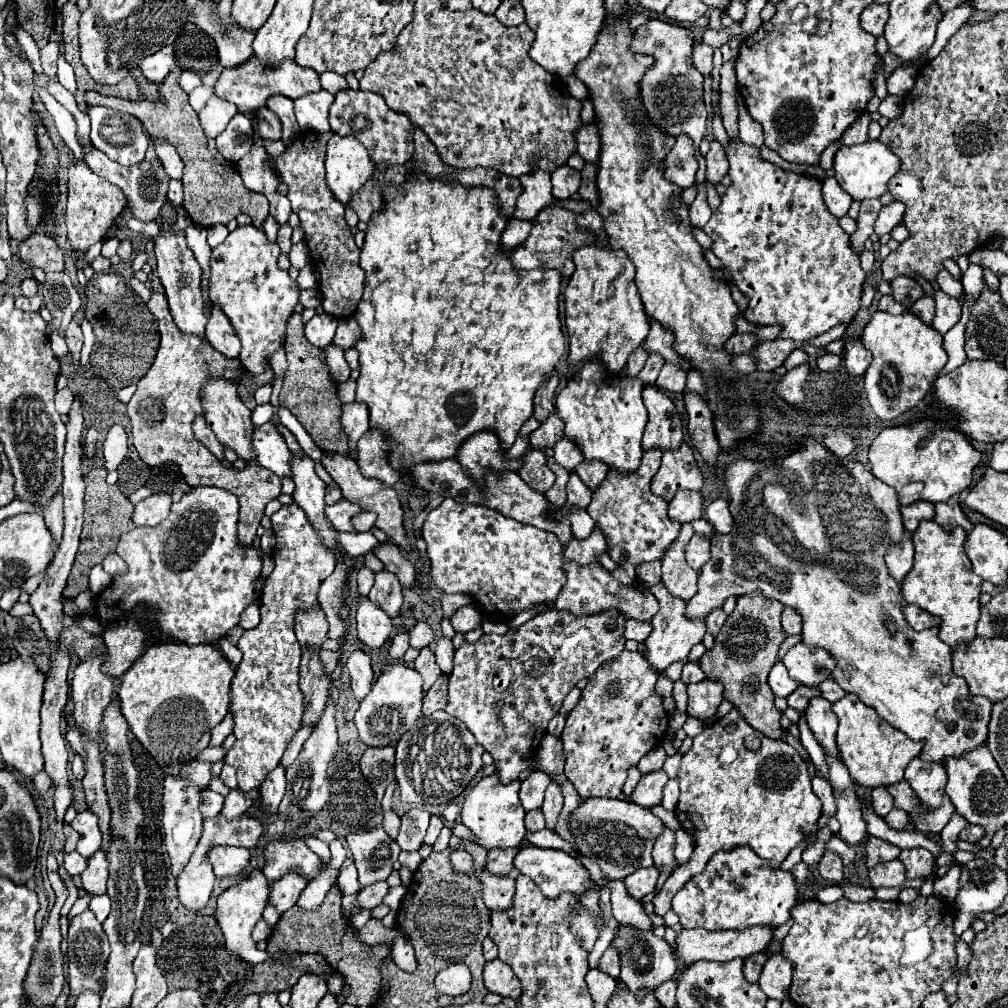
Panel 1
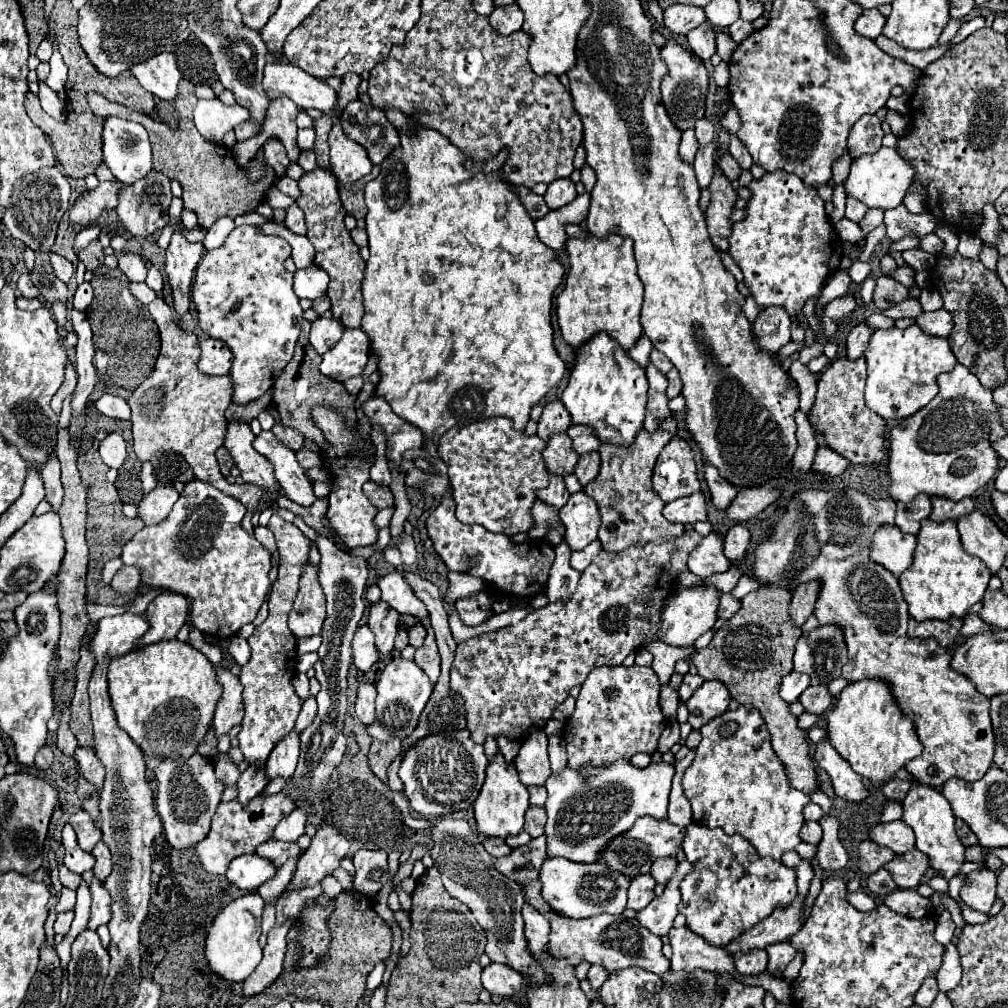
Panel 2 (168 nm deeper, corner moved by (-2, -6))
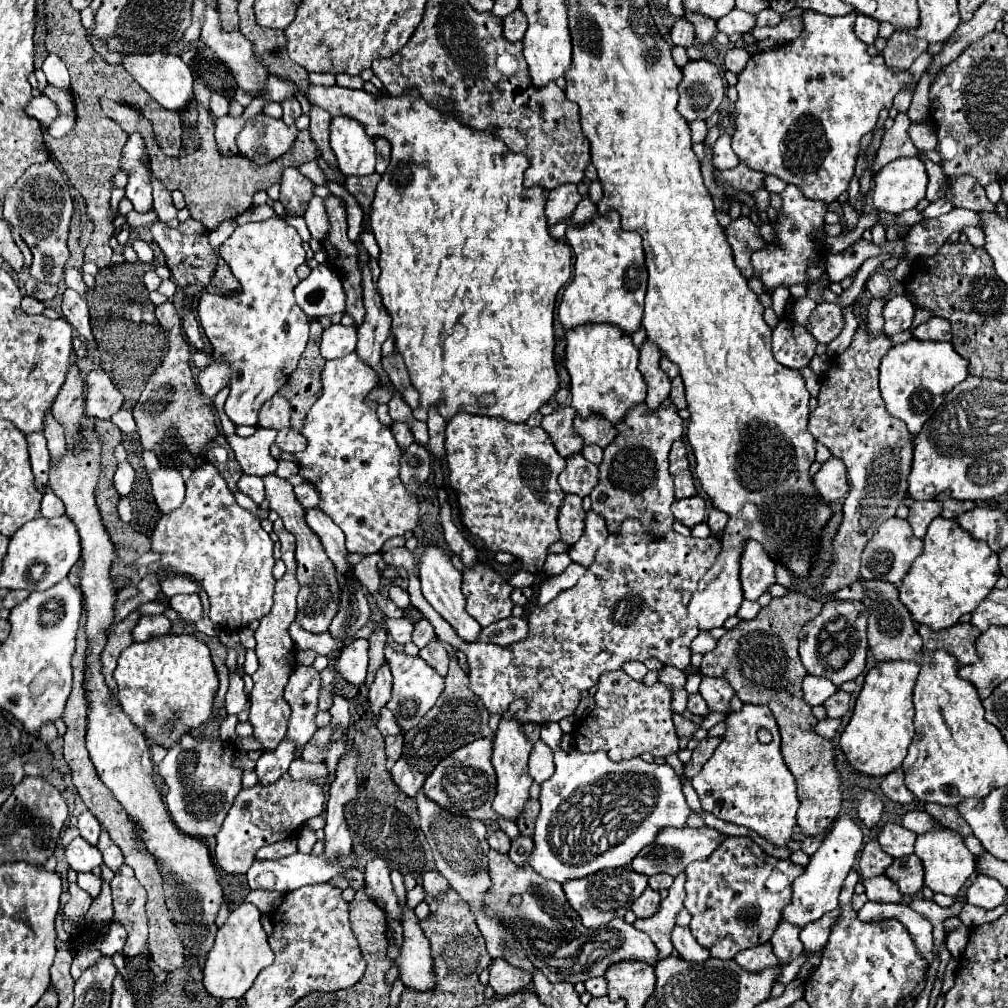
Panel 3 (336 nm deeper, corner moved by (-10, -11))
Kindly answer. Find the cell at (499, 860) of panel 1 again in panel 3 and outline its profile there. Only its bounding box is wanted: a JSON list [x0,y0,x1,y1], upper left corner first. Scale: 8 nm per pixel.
[487,831,511,853]

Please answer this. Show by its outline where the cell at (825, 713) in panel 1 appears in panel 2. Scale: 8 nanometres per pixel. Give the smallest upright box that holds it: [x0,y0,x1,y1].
[815,742,869,802]

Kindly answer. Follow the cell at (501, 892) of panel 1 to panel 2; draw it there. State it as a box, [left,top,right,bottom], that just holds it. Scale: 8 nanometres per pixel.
[429,816,549,986]

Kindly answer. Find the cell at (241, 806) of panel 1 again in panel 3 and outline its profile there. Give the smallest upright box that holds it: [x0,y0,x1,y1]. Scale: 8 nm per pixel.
[255,739,295,785]

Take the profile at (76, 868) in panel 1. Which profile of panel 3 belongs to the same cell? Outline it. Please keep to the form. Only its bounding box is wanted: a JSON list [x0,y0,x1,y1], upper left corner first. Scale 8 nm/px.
[65,837,103,873]

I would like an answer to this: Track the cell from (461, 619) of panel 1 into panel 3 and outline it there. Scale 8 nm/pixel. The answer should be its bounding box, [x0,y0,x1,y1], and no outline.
[463,563,511,627]

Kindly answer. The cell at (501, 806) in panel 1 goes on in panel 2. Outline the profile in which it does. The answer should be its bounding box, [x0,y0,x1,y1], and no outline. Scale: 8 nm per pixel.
[473,752,529,838]

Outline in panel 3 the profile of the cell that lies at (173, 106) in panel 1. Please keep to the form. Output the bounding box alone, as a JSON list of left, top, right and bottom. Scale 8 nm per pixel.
[101,97,319,231]

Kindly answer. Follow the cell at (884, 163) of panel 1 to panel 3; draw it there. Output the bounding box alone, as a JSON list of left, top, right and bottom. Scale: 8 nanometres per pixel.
[873,157,927,213]

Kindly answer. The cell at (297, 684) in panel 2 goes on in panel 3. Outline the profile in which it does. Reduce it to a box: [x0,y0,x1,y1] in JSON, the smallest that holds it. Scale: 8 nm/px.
[285,665,319,757]

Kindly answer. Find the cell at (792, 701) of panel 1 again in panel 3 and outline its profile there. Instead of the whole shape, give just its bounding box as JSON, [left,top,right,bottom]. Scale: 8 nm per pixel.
[823,691,849,717]

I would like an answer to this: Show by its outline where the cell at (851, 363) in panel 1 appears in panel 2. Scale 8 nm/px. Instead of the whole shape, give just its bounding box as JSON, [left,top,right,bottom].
[847,322,875,360]

